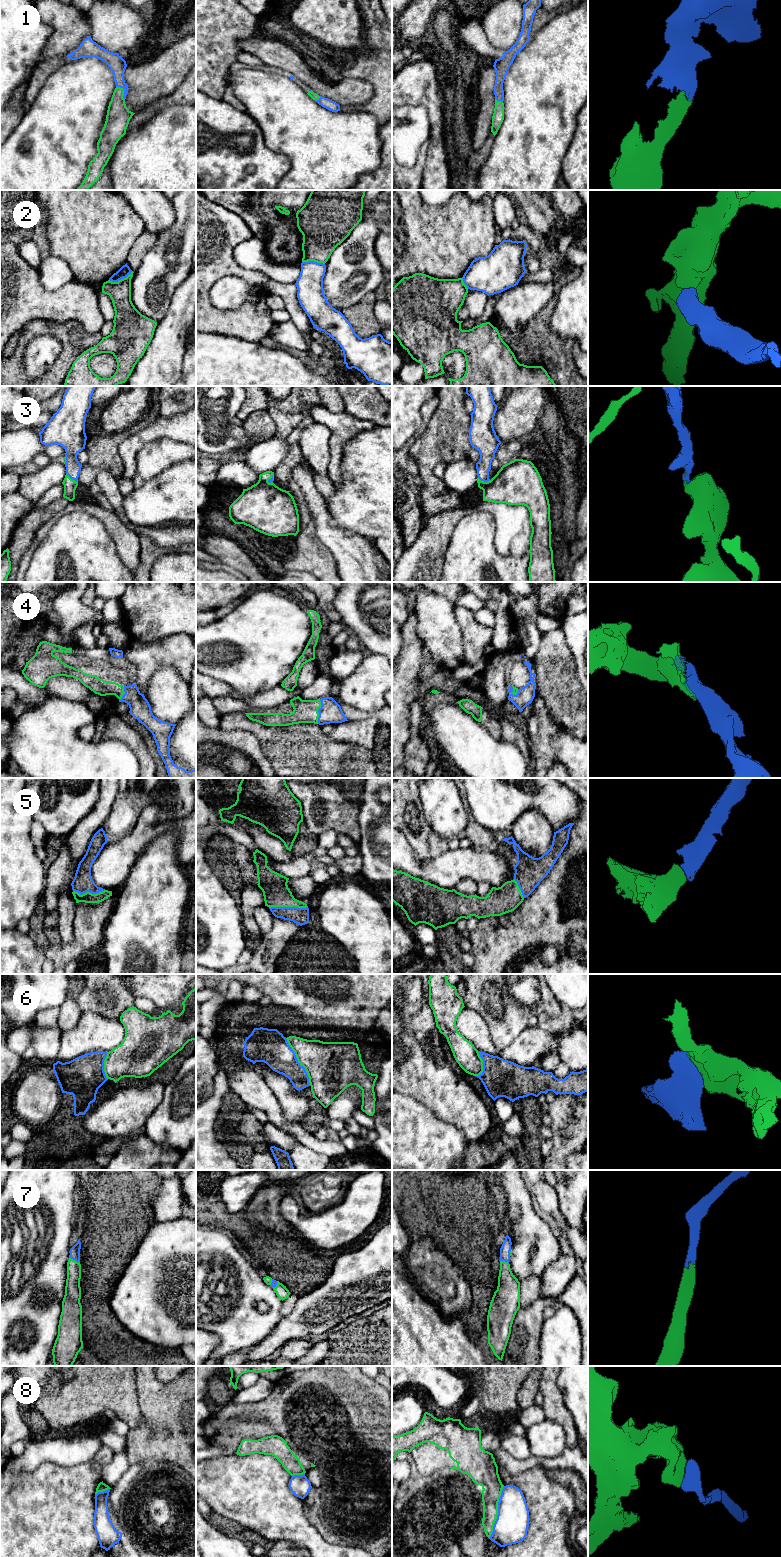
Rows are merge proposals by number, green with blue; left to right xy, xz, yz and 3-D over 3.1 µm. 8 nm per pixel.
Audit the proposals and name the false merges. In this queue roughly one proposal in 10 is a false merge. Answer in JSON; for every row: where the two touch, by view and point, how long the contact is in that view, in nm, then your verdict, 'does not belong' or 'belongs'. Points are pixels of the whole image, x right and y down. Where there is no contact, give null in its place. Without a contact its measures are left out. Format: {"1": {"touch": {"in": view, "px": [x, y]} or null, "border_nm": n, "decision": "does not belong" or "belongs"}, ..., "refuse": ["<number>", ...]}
{"1": {"touch": {"in": "xy", "px": [123, 91]}, "border_nm": 130, "decision": "belongs"}, "2": {"touch": {"in": "xy", "px": [121, 279]}, "border_nm": 200, "decision": "does not belong"}, "3": {"touch": {"in": "xy", "px": [72, 479]}, "border_nm": 120, "decision": "belongs"}, "4": {"touch": {"in": "xz", "px": [317, 711]}, "border_nm": 200, "decision": "belongs"}, "5": {"touch": {"in": "xz", "px": [288, 906]}, "border_nm": 320, "decision": "belongs"}, "6": {"touch": {"in": "xz", "px": [298, 1061]}, "border_nm": 440, "decision": "does not belong"}, "7": {"touch": {"in": "xy", "px": [74, 1260]}, "border_nm": 100, "decision": "belongs"}, "8": {"touch": {"in": "yz", "px": [497, 1512]}, "border_nm": 440, "decision": "does not belong"}, "refuse": ["2", "6", "8"]}

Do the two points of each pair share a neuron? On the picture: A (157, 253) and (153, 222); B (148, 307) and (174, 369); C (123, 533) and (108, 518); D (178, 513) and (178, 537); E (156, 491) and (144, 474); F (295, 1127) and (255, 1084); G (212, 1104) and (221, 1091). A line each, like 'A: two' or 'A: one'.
A: two
B: two
C: one
D: two
E: two
F: one
G: one

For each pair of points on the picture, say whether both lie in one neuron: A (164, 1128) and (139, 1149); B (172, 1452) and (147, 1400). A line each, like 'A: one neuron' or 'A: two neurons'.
A: two neurons
B: one neuron

